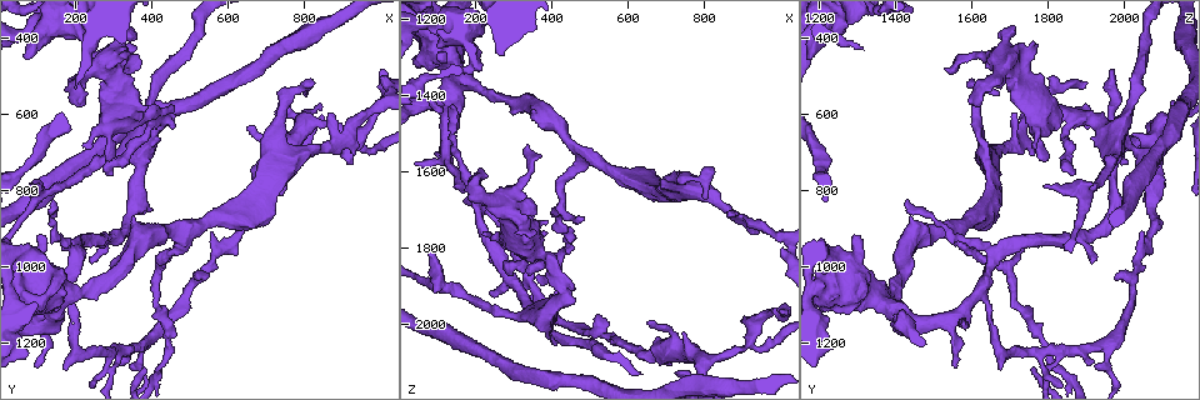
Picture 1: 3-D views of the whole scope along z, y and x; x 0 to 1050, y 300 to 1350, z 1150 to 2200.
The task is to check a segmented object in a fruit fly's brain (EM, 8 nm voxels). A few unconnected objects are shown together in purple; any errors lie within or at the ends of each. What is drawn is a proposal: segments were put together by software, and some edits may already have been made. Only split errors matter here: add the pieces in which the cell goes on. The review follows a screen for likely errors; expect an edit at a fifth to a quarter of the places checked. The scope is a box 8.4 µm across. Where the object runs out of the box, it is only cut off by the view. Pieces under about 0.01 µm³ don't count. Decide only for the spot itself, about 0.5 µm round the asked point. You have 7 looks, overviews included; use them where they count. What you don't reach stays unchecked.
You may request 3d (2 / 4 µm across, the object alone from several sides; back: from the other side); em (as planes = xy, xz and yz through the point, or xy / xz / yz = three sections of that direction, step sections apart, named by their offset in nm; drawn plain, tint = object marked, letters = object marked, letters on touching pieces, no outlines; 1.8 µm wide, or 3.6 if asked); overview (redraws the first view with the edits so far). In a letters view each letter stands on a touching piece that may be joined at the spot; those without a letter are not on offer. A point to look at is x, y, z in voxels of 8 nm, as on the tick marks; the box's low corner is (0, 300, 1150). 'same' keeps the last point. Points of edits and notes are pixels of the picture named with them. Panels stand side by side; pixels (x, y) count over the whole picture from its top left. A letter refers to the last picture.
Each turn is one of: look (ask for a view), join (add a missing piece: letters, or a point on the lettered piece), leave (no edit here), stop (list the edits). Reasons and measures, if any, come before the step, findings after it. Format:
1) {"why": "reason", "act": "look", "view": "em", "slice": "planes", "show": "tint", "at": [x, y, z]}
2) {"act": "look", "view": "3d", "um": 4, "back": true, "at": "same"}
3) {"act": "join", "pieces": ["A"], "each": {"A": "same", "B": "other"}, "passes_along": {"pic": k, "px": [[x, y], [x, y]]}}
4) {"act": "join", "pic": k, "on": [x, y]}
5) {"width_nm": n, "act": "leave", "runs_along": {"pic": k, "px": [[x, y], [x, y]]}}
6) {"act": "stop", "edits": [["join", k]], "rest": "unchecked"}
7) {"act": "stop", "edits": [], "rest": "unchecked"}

{"why": "an open end", "act": "look", "view": "em", "slice": "planes", "show": "tint", "at": [145, 825, 1435]}

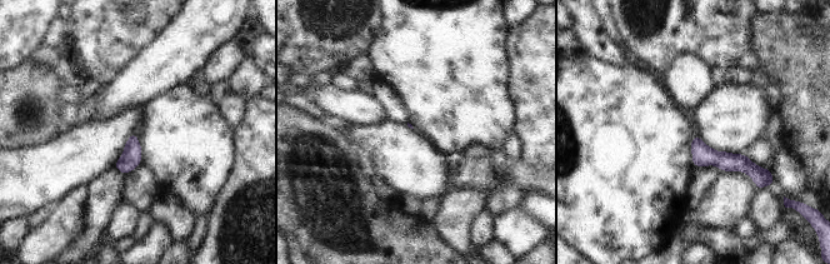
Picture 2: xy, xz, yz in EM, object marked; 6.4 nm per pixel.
{"act": "look", "view": "em", "slice": "planes", "show": "letters", "at": "same"}

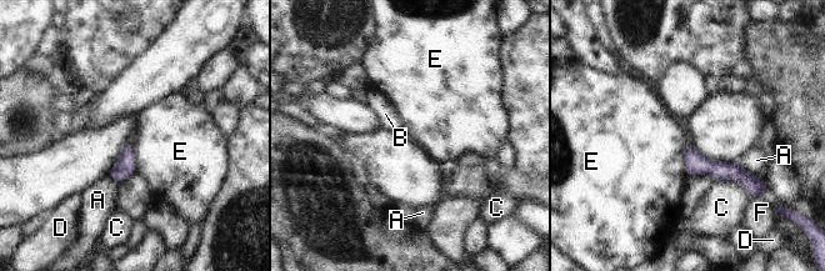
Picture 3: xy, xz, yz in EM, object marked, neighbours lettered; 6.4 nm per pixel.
{"act": "leave", "each": {"A": "other", "B": "other", "C": "other", "D": "other", "E": "other", "F": "other"}, "border": {"pic": 3, "px": [[691, 142], [685, 149], [688, 174]]}, "found": "no lettered piece goes on from it"}

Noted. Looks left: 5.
{"why": "sharp bend", "act": "look", "view": "em", "slice": "planes", "show": "tint", "at": [785, 535, 1625]}

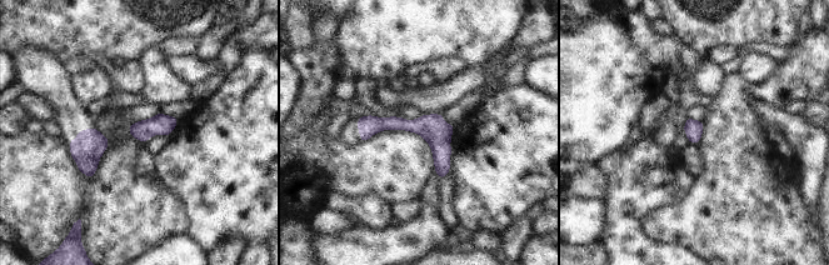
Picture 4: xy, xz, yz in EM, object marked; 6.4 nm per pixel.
{"act": "look", "view": "em", "slice": "planes", "show": "letters", "at": "same"}

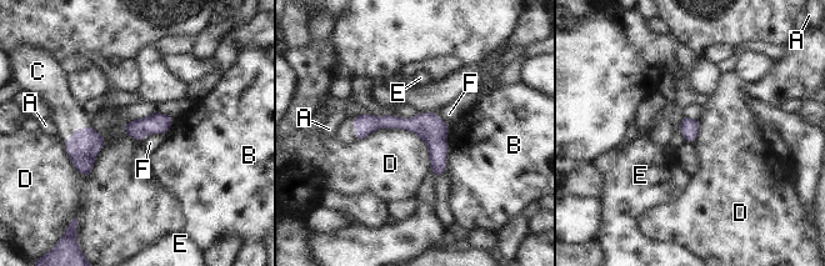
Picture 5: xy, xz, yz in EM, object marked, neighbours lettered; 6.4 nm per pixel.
{"width_nm": 120, "act": "join", "pieces": ["C"], "each": {"A": "other", "B": "other", "C": "same", "D": "other", "E": "other", "F": "other"}, "found": "the cell continues"}

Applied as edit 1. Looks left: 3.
{"act": "look", "view": "3d", "um": 2, "back": true, "at": [725, 600, 2130]}

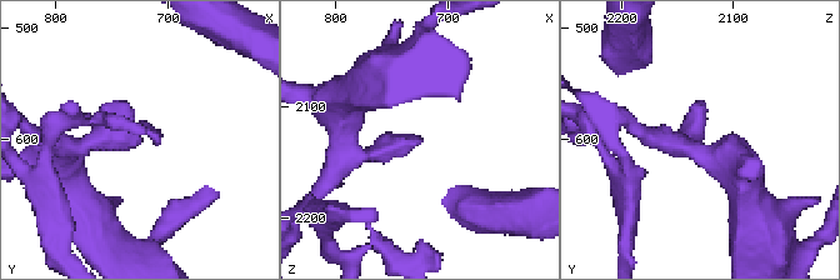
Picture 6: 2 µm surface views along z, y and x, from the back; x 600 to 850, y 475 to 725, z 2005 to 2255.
{"why": "shape alone is not enough", "act": "look", "view": "em", "slice": "planes", "show": "plain", "at": [724, 604, 2130]}

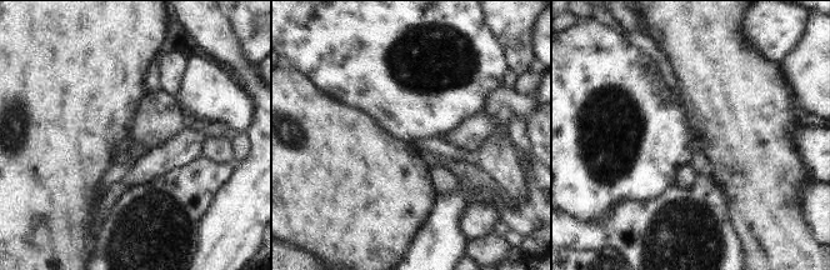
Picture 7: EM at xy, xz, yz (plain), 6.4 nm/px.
{"act": "look", "view": "em", "slice": "planes", "show": "letters", "at": "same"}

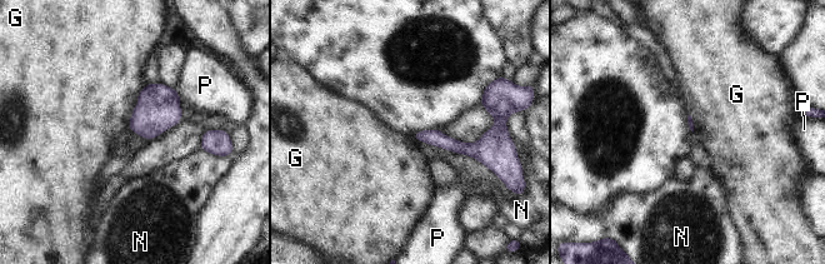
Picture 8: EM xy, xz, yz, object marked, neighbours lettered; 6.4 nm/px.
{"longest_contact_nm": ["G", 130], "act": "leave", "each": {"G": "other", "N": "other", "P": "other"}, "border": {"pic": 8, "px": [[134, 108], [128, 125]]}, "found": "no lettered piece goes on from it"}

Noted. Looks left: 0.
{"act": "stop", "edits": [["join", 5]], "rest": "unchecked"}

